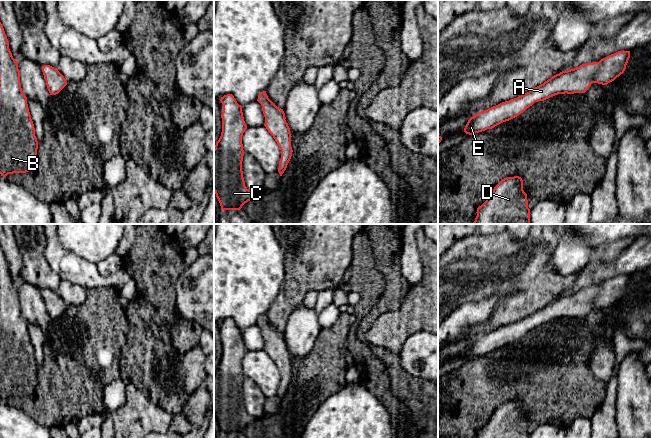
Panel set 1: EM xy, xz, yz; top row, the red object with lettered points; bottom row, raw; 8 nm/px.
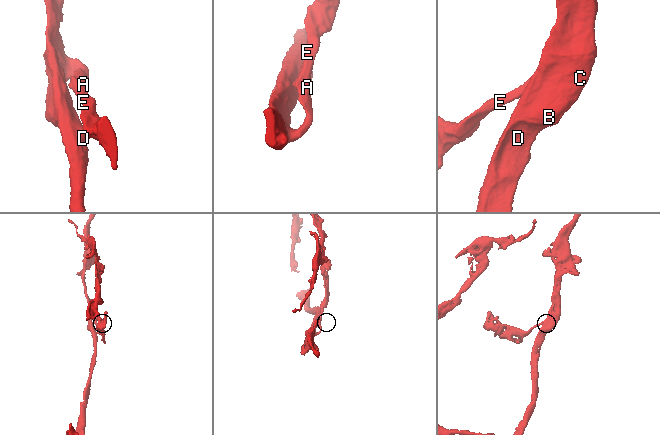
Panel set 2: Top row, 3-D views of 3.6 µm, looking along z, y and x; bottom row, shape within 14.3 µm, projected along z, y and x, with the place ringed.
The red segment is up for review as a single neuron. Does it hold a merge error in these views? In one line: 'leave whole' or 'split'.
leave whole

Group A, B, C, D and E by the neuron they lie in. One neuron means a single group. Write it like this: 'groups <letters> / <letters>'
groups A B C D E

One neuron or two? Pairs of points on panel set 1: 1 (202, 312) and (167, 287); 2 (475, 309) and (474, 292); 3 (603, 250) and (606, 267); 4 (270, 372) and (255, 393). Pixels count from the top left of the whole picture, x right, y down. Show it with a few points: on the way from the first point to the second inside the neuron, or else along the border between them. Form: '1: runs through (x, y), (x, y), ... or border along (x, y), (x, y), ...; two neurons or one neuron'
1: border along (179, 275), (175, 284), (175, 302); two neurons
2: border along (497, 292), (476, 301), (462, 303), (453, 310); two neurons
3: border along (625, 249), (614, 261), (597, 261), (586, 266); two neurons
4: border along (245, 376), (266, 397); two neurons

